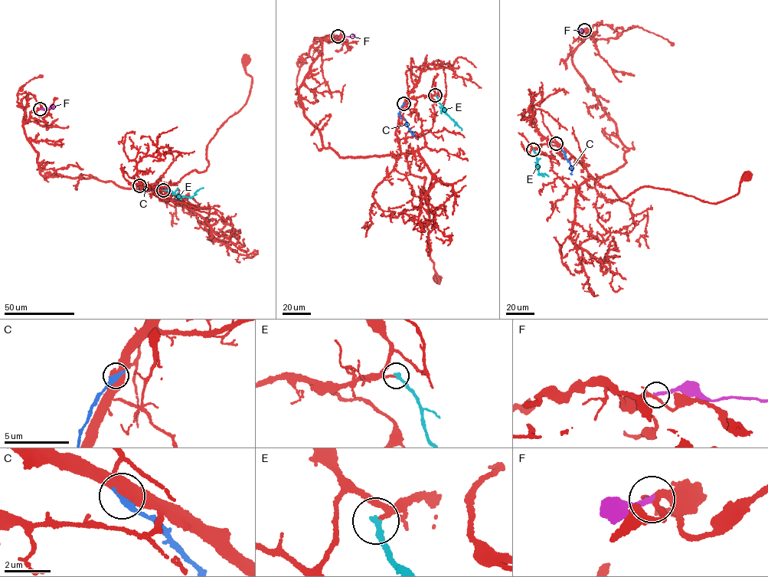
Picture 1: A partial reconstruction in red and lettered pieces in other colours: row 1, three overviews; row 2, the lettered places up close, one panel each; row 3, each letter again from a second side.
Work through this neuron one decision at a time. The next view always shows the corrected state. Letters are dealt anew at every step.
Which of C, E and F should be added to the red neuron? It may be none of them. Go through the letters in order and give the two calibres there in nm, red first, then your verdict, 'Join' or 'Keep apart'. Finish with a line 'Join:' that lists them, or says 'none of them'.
C: Thickness 550 nm (red) against 440 nm. Keep apart
E: Thickness 180 nm (red) against 240 nm. Join
F: Thickness 190 nm (red) against 240 nm. Keep apart
Join: E

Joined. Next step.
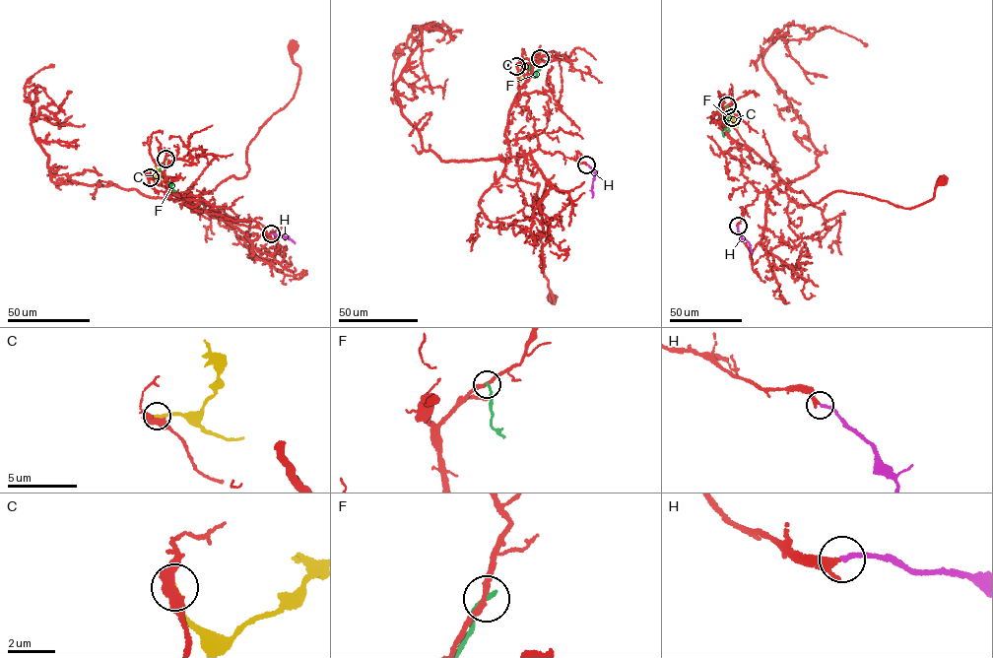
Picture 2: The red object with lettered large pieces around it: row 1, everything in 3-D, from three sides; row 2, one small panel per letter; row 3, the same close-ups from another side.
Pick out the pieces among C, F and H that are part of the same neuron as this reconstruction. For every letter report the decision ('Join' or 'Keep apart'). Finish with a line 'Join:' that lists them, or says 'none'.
C: Keep apart
F: Keep apart
H: Join
Join: H

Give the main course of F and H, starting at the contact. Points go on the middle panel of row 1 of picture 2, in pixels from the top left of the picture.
F: (540, 58), (529, 63), (537, 77)
H: (586, 164), (595, 173), (592, 198)

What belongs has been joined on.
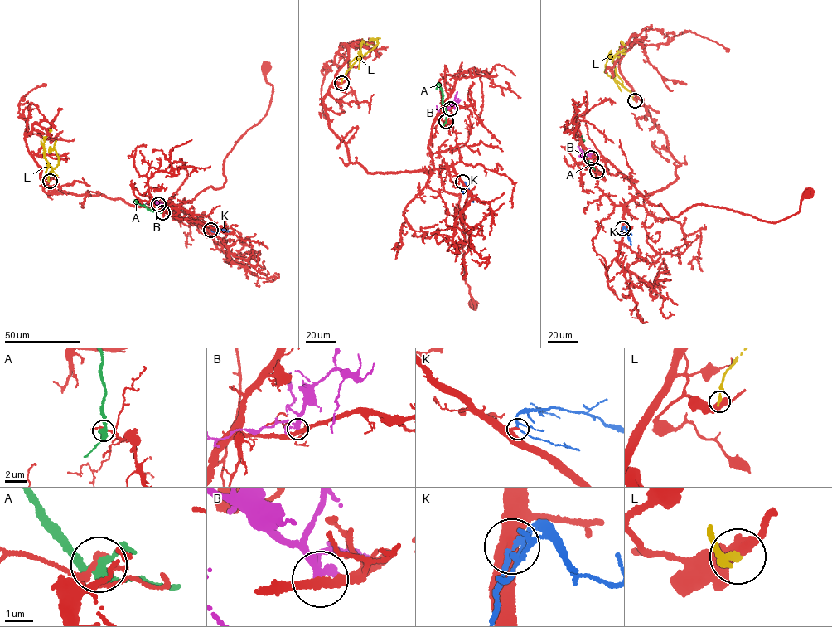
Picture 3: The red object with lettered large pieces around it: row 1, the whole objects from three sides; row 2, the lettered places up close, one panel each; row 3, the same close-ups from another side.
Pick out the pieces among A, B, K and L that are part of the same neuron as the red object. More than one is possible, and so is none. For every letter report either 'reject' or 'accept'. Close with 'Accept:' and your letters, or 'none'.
A: reject
B: reject
K: accept
L: reject
Accept: K

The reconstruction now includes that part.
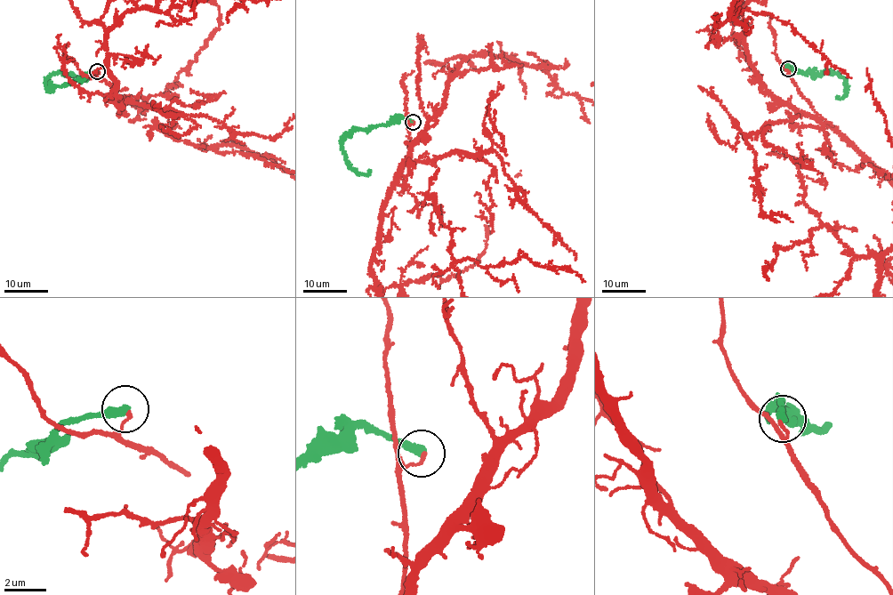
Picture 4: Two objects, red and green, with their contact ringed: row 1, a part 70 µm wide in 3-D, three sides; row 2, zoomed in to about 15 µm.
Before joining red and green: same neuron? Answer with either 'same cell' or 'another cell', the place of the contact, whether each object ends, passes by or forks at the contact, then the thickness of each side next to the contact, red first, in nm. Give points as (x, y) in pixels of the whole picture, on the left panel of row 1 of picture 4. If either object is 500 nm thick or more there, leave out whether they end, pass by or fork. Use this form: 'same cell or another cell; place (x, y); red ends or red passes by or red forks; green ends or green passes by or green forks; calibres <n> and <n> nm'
another cell; place (97, 71); red ends; green ends; calibres 150 and 440 nm

